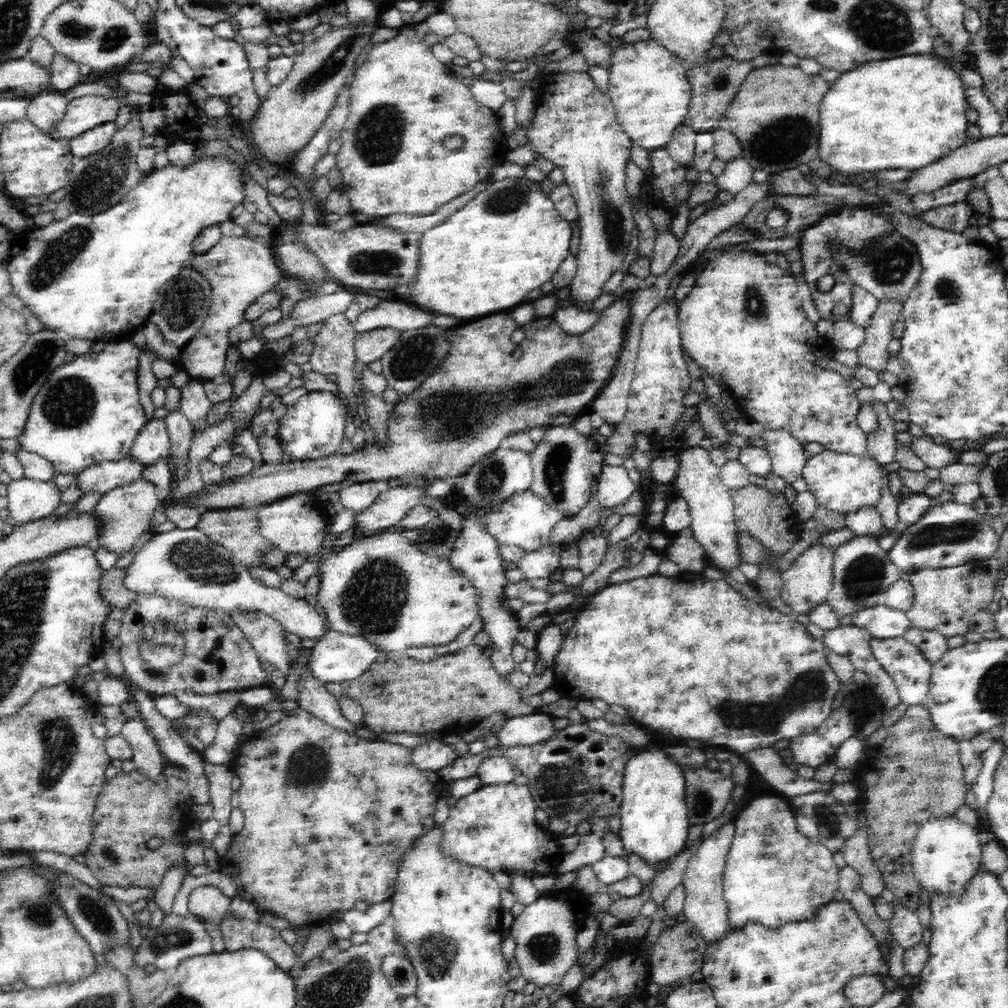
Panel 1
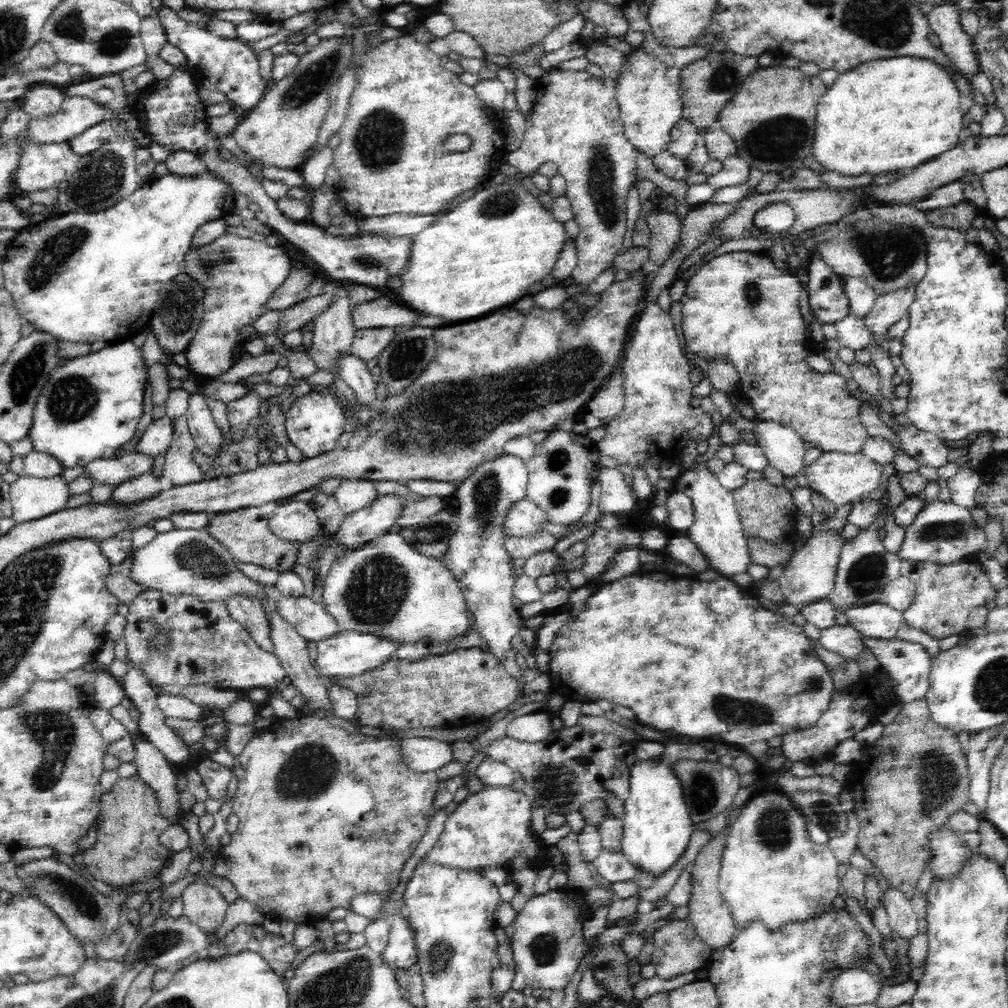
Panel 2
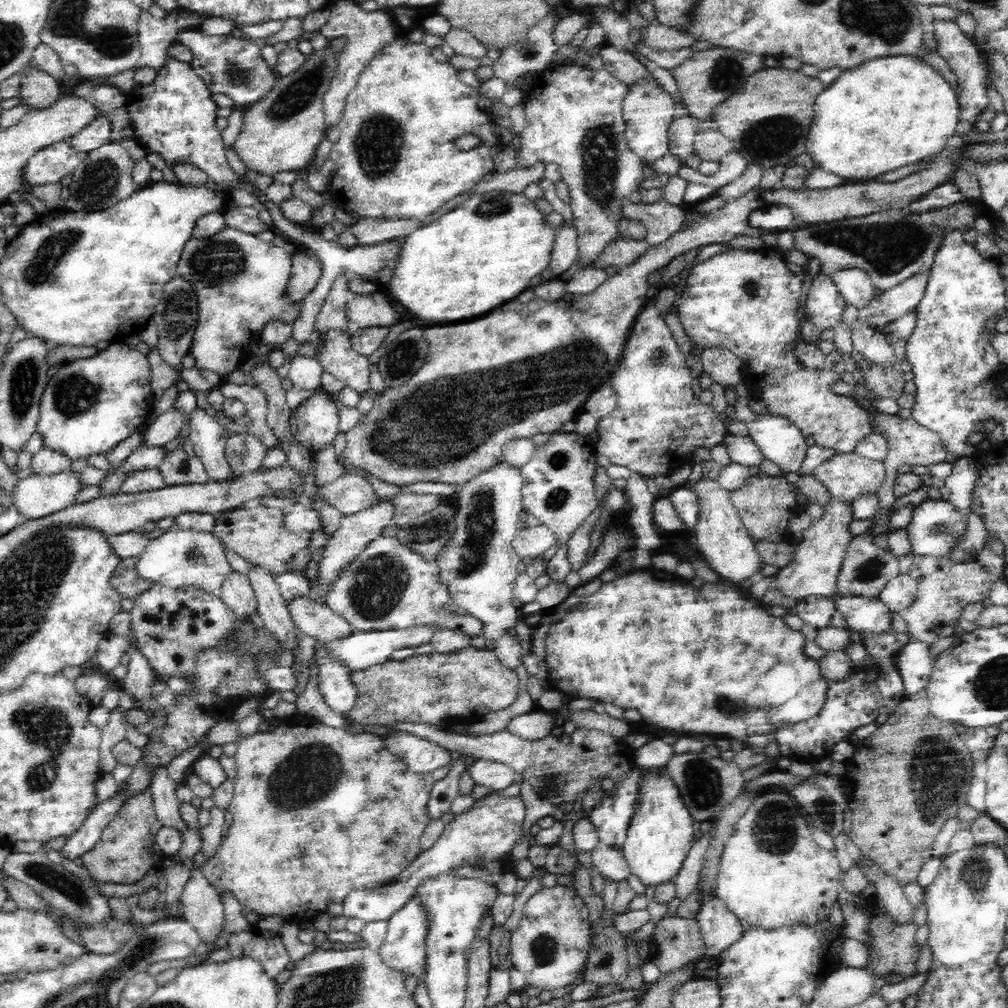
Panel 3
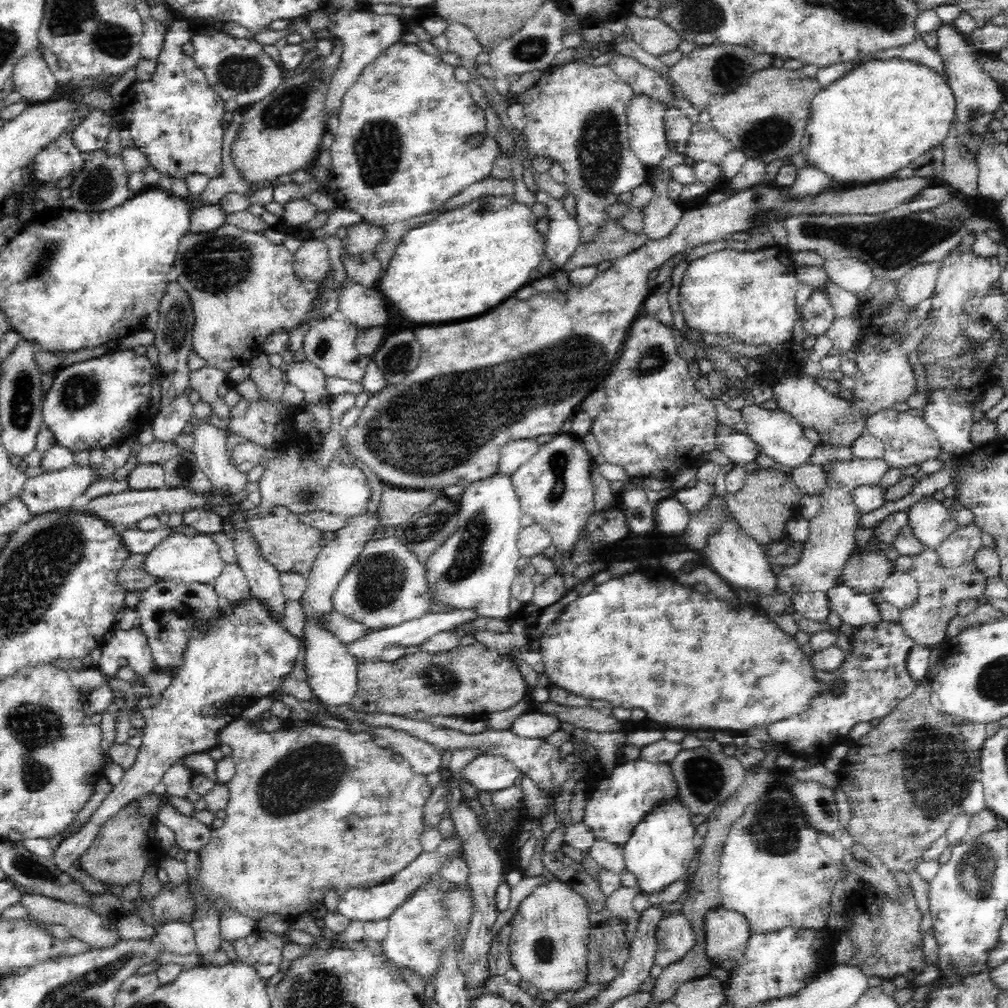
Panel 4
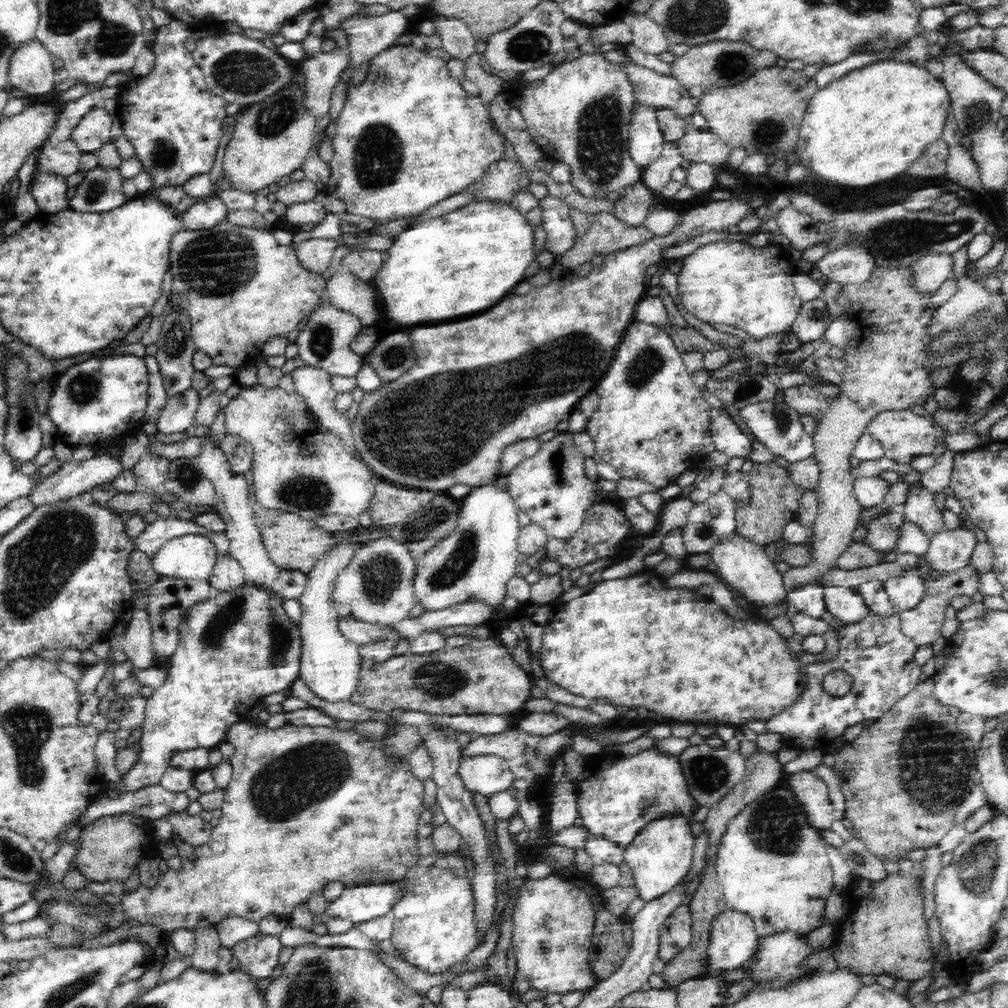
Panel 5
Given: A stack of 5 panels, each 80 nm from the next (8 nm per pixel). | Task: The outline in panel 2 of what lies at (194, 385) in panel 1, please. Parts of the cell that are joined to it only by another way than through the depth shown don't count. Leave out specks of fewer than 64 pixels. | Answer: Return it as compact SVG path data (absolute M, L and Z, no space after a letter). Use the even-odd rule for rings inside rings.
M202 391L189 393L188 408L183 415L186 416L190 433L194 437L195 448L218 463L217 452L223 435L212 419L207 396Z

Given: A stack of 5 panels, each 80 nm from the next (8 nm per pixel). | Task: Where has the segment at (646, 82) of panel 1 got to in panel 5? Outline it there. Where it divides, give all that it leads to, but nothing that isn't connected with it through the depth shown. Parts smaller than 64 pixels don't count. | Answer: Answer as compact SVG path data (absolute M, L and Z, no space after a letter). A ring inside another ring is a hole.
M637 100L635 104L636 110L632 112L629 126L628 150L636 165L644 168L660 156L667 140L658 125L657 109L643 106Z

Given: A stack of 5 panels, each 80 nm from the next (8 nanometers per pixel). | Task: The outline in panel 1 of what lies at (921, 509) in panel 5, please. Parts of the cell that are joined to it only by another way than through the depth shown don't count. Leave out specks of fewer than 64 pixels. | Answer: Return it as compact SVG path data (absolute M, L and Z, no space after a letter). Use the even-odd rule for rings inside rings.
M948 501L936 506L933 502L920 520L900 533L900 538L888 551L888 558L905 575L922 568L952 568L985 561L997 555L1001 539L992 527L991 518L988 513L979 514L974 503Z

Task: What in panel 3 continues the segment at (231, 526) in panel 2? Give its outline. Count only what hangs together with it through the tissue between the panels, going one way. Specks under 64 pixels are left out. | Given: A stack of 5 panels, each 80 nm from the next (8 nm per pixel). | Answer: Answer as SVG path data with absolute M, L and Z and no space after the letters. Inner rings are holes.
M260 504L223 511L216 515L216 526L211 534L219 539L226 549L232 550L248 563L270 570L274 576L284 572L298 572L304 575L314 553L309 547L312 532L288 531L284 527L284 513L280 508Z

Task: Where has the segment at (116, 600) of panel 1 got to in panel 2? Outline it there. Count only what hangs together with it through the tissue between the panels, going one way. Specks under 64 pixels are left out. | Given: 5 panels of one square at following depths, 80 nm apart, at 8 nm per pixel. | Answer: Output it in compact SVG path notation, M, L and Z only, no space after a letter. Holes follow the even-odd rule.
M128 558L128 560L112 566L111 573L108 574L105 582L106 588L116 596L119 604L128 605L146 590L132 581L132 564L134 564L133 558Z

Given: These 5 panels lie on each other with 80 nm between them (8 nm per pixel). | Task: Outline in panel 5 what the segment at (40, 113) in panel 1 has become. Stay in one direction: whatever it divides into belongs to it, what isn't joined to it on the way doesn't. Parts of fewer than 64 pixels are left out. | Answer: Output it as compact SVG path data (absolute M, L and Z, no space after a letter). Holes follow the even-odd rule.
M36 38L22 43L10 60L10 83L26 96L45 97L54 90L56 83L54 59L44 44Z

